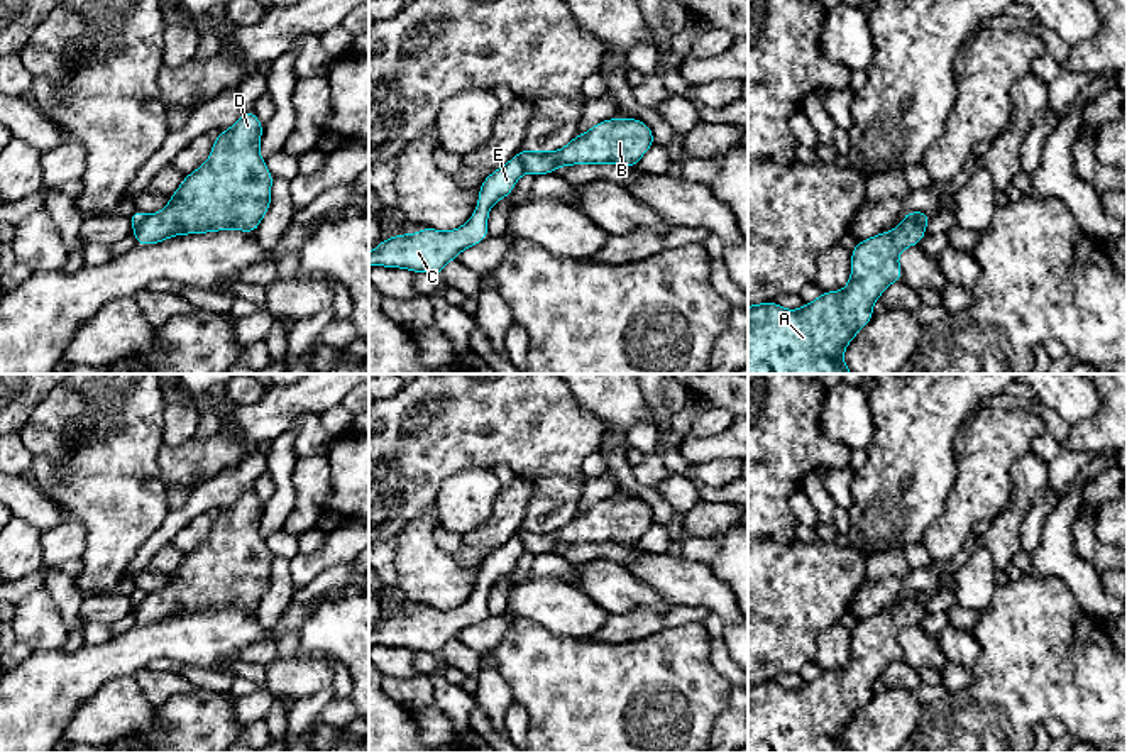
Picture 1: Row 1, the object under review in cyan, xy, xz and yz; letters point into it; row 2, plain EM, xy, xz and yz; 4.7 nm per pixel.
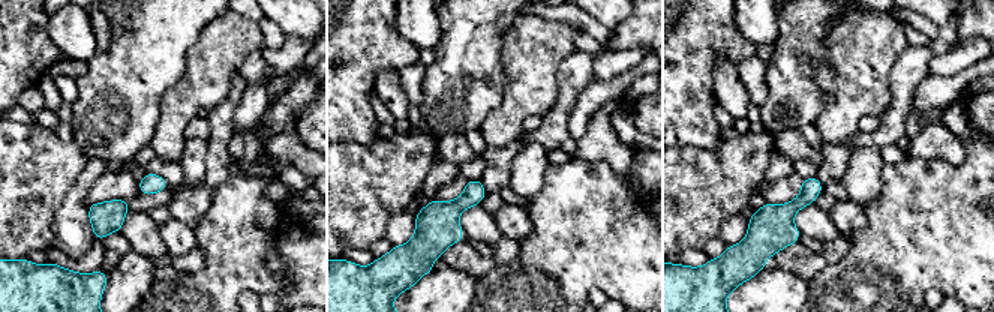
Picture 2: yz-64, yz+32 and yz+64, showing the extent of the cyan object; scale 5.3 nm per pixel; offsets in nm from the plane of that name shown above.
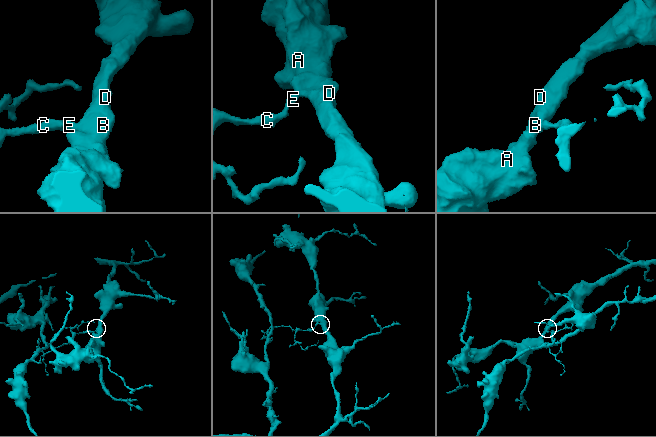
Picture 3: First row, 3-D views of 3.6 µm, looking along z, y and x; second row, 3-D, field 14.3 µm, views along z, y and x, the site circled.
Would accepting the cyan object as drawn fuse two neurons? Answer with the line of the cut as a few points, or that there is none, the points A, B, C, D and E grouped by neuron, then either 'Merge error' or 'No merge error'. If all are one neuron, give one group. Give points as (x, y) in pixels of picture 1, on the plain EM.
Split along yz (904, 598), (911, 598), (924, 608). Groups: A B D / C E. Merge error

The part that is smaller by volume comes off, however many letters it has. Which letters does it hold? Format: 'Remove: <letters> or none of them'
Remove: C, E

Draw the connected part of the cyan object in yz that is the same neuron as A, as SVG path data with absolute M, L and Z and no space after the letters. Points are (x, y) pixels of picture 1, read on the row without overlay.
M904 599L897 607L858 619L851 629L851 655L844 668L822 670L795 690L775 680L748 685L748 753L853 753L843 741L848 723L871 701L871 685L885 667L902 660L899 633L924 616L924 606Z

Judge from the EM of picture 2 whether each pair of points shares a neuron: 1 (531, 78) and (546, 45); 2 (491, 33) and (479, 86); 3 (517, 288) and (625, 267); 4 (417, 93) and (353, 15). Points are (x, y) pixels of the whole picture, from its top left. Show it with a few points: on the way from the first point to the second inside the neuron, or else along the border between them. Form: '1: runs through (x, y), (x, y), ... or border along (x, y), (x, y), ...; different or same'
1: runs through (531, 71), (531, 60), (538, 53); same
2: runs through (479, 47), (479, 72); same
3: runs through (544, 285), (562, 267), (598, 267); same
4: border along (417, 59), (399, 69); different

